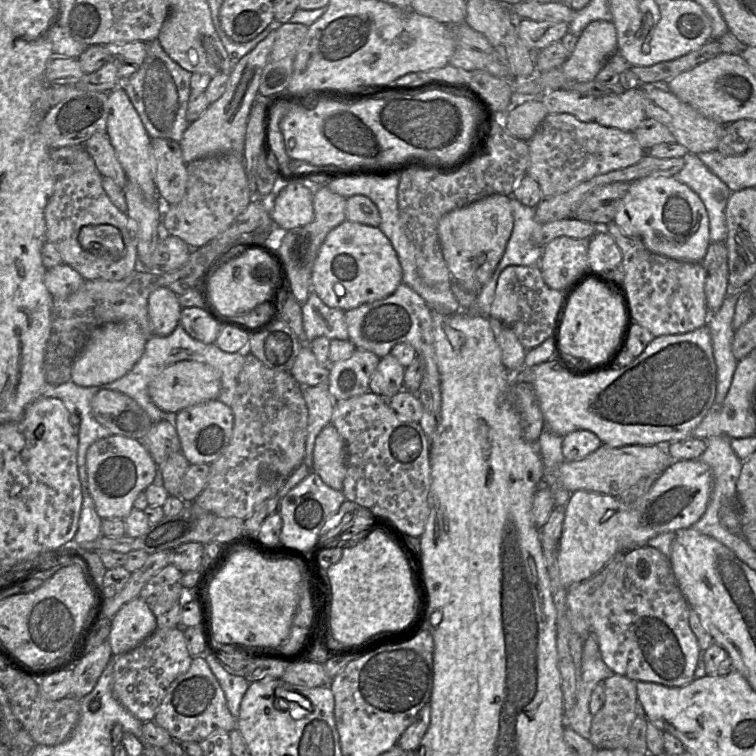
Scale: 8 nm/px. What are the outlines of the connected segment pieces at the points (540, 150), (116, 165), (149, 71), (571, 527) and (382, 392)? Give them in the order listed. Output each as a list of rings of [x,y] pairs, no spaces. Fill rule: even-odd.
[[[569,113],[548,114],[528,141],[528,146],[530,154],[528,174],[538,182],[543,198],[564,193],[595,176],[635,165],[647,154],[632,132],[605,127],[596,121],[582,122]]]
[[[98,131],[84,143],[84,148],[93,158],[103,177],[111,178],[121,189],[125,189],[127,177],[106,131]]]
[[[158,39],[147,43],[147,54],[141,67],[129,79],[123,80],[123,87],[136,109],[150,138],[164,138],[180,142],[190,124],[186,118],[191,94],[193,73],[183,69],[161,47]]]
[[[695,459],[673,461],[649,491],[628,506],[605,494],[585,490],[570,493],[557,548],[562,584],[570,588],[601,571],[617,554],[647,546],[650,539],[662,533],[690,528],[704,514],[711,489],[711,468]]]
[[[392,354],[381,358],[373,373],[369,391],[386,399],[394,396],[403,389],[405,367]]]

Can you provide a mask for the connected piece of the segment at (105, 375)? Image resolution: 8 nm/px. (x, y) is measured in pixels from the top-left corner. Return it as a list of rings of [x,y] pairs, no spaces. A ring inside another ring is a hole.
[[[133,320],[108,323],[94,329],[73,363],[70,381],[81,387],[93,387],[121,378],[140,359],[147,339],[139,325]]]

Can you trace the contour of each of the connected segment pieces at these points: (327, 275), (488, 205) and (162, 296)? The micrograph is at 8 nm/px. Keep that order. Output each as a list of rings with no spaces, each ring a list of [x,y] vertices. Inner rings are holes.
[[[346,219],[328,233],[319,249],[312,269],[311,291],[328,307],[347,311],[388,297],[401,283],[397,254],[380,228]]]
[[[493,194],[445,214],[438,224],[443,257],[454,281],[479,294],[503,257],[514,227],[511,196]]]
[[[166,287],[154,290],[148,298],[148,315],[152,334],[170,335],[180,322],[182,307],[178,295]]]

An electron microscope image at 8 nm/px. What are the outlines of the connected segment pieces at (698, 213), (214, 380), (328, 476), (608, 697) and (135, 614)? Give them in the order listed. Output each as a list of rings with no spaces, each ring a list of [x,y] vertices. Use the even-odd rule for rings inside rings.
[[[649,176],[631,182],[613,221],[627,236],[640,239],[650,251],[685,263],[701,262],[710,244],[709,218],[703,202],[690,187],[675,177]]]
[[[179,361],[165,367],[150,382],[148,393],[153,404],[167,415],[218,398],[221,376],[212,366],[196,361]]]
[[[328,424],[316,438],[313,451],[313,472],[329,487],[342,491],[346,475],[347,452],[344,439]]]
[[[613,674],[603,682],[605,701],[592,718],[589,738],[596,749],[628,748],[630,727],[639,714],[636,682],[617,674]]]
[[[140,597],[123,605],[111,620],[108,641],[113,655],[124,654],[146,640],[157,629],[155,615]]]

